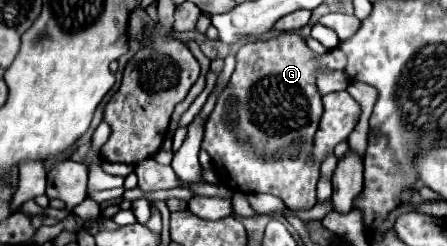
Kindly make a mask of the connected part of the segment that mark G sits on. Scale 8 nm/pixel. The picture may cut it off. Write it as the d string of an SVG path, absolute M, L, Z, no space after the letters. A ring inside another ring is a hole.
M280 33L278 37L266 41L246 43L236 57L236 69L228 81L228 85L218 95L216 107L210 113L206 127L202 149L212 157L214 173L220 183L230 187L232 191L246 193L272 193L280 197L288 209L312 209L316 205L316 181L320 177L320 167L312 159L314 133L318 129L322 117L322 95L316 87L316 77L320 71L344 71L346 55L340 47L326 51L324 55L314 55L306 41L298 33ZM272 167L288 169L288 177L284 173L276 177Z

